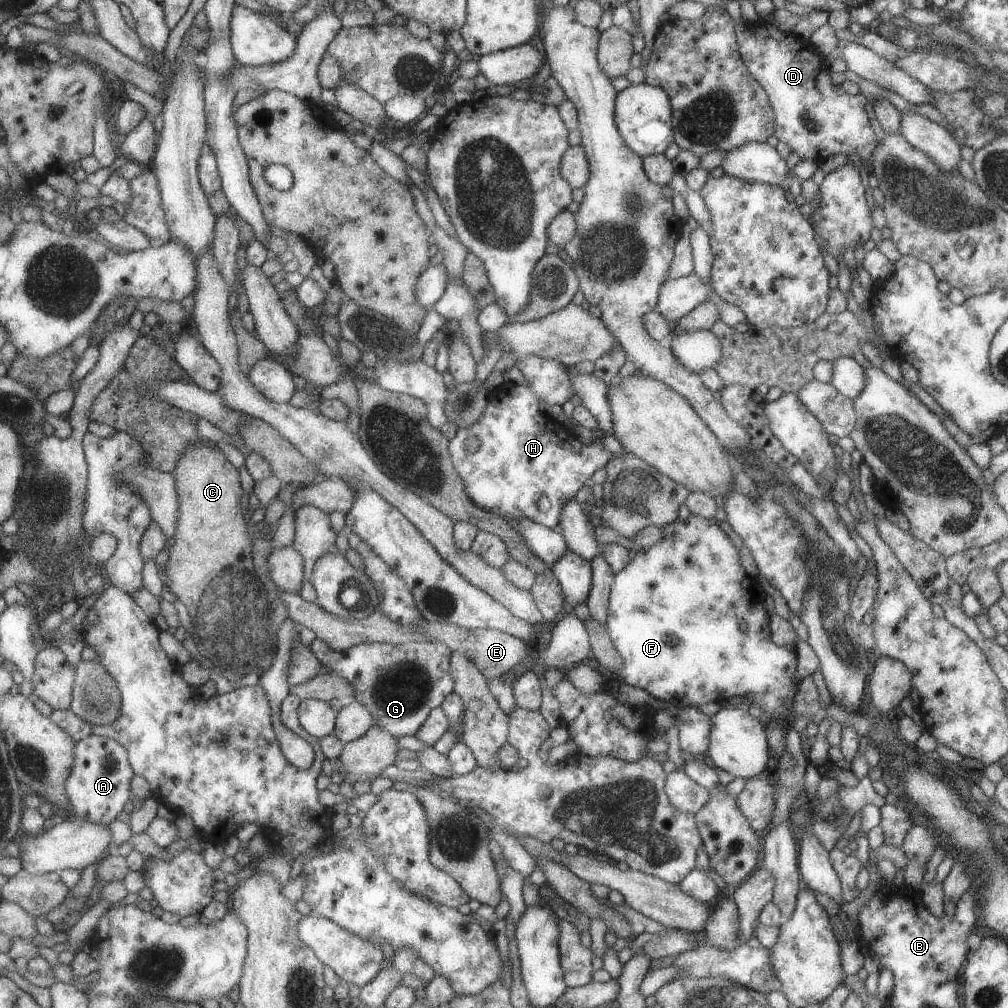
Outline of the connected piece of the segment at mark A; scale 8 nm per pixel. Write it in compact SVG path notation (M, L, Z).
M92 735L77 741L75 763L71 766L71 775L66 785L74 814L87 822L108 826L125 810L125 804L131 801L131 780L135 775L127 748L117 740Z

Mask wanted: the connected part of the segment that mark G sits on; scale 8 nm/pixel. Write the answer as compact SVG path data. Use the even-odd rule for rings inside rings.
M317 636L310 648L331 673L341 674L351 682L357 701L369 708L375 724L395 737L416 737L431 712L442 707L456 690L452 676L452 651L441 640L405 644L365 642L339 652Z

